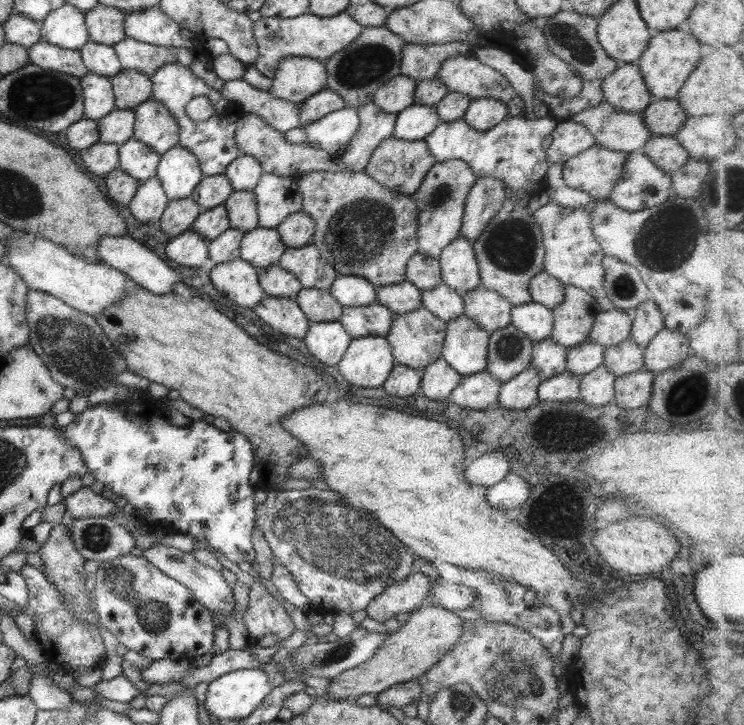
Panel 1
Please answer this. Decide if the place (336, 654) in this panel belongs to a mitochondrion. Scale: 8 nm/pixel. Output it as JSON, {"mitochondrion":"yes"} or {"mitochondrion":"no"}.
{"mitochondrion":"yes"}

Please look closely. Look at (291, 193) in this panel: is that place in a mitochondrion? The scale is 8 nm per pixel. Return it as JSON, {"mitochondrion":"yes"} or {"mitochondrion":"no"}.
{"mitochondrion":"no"}

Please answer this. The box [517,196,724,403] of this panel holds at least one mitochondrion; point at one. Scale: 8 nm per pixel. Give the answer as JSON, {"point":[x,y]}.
{"point":[663,245]}

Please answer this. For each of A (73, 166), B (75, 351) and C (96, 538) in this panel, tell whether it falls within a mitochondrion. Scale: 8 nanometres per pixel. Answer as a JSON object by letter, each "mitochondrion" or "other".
{"A":"other","B":"mitochondrion","C":"mitochondrion"}

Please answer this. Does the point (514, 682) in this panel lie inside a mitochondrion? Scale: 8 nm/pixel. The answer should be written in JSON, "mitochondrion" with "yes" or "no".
{"mitochondrion":"yes"}

